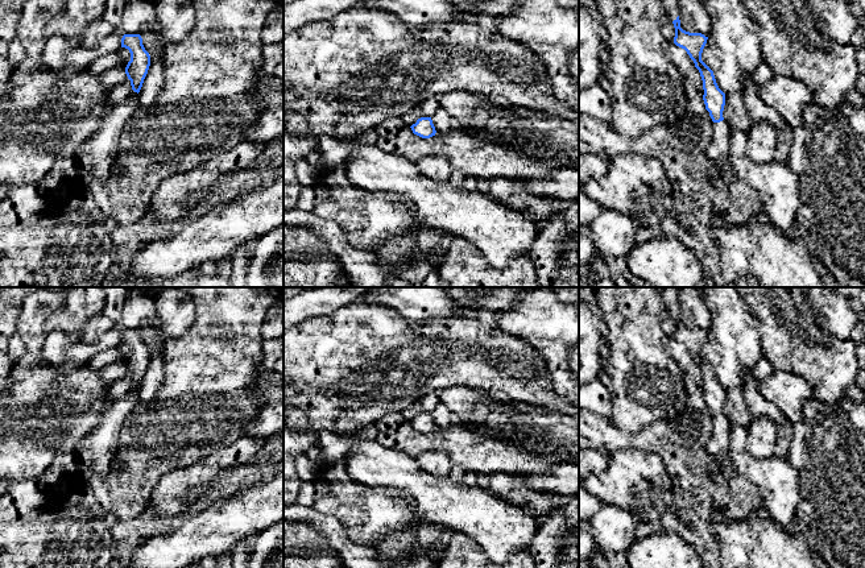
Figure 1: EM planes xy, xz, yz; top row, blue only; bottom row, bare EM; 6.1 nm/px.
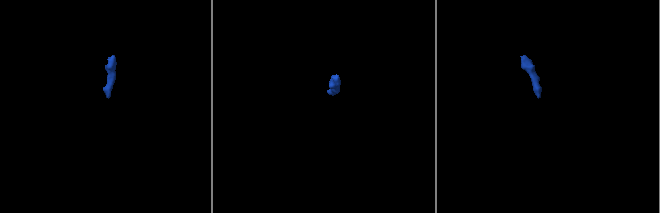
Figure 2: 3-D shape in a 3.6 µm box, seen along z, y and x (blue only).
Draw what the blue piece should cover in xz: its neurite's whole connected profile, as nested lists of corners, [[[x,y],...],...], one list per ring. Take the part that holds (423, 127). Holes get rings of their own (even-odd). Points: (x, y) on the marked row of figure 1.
[[[421,117],[410,128],[414,134],[417,134],[422,138],[430,138],[430,137],[435,136],[435,133],[436,133],[431,117]]]

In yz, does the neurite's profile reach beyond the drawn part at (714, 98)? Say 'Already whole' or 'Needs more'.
Needs more

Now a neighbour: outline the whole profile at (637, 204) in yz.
[[[636,152],[607,159],[607,173],[599,179],[591,178],[583,188],[601,208],[617,210],[629,216],[636,227],[658,225],[674,203],[674,183],[669,179],[661,161],[642,157]]]

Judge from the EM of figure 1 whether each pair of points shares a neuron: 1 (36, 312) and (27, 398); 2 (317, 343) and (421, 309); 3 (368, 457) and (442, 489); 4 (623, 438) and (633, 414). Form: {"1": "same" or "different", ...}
{"1": "same", "2": "different", "3": "same", "4": "different"}

